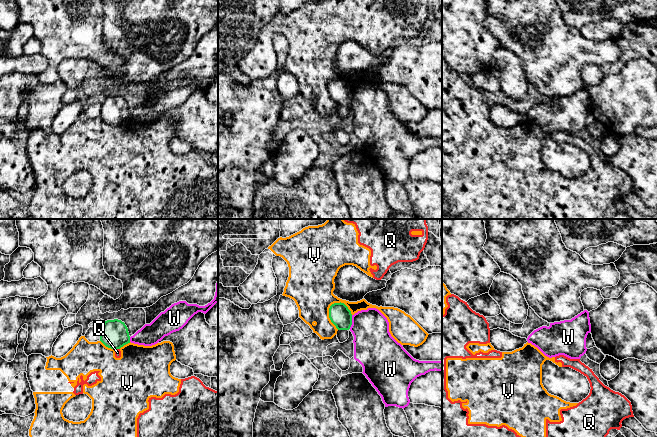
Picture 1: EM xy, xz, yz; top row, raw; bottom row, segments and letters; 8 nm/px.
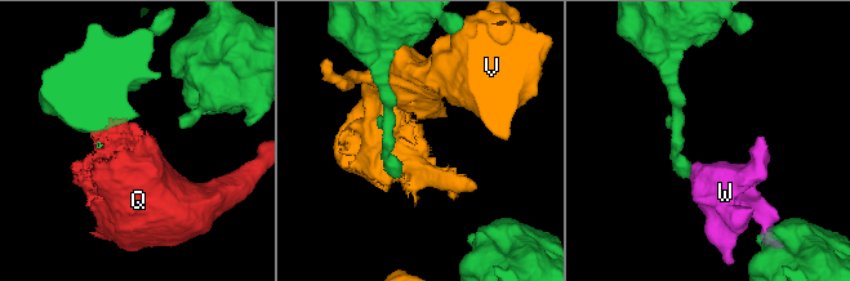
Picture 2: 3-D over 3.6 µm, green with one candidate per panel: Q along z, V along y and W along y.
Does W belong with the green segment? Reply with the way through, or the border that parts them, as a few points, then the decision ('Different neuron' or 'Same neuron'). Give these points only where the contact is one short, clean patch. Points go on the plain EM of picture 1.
Boundary: xz (352, 91), (352, 100), (349, 104). Different neuron

